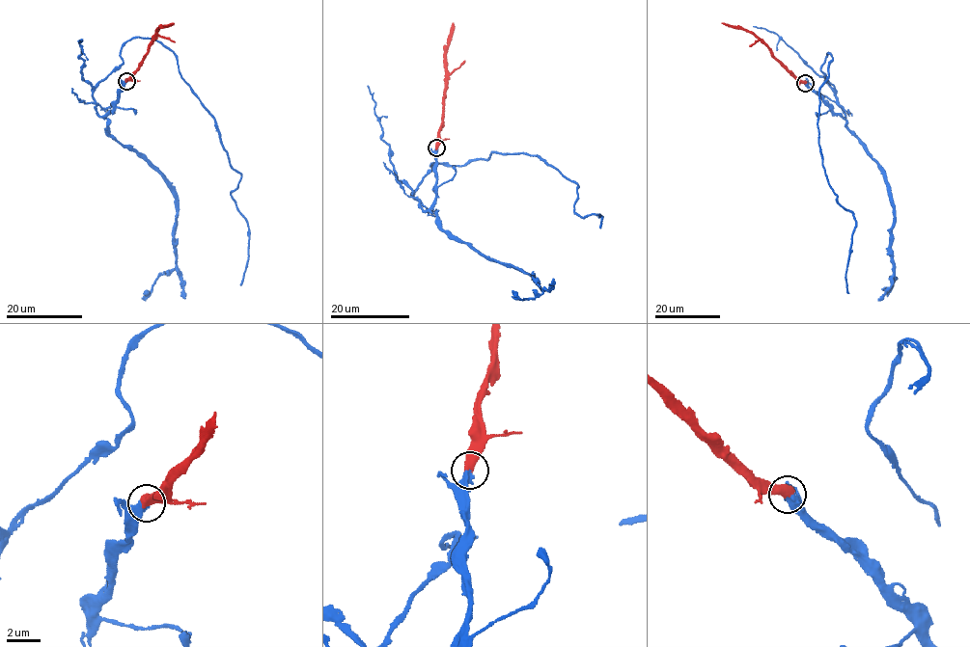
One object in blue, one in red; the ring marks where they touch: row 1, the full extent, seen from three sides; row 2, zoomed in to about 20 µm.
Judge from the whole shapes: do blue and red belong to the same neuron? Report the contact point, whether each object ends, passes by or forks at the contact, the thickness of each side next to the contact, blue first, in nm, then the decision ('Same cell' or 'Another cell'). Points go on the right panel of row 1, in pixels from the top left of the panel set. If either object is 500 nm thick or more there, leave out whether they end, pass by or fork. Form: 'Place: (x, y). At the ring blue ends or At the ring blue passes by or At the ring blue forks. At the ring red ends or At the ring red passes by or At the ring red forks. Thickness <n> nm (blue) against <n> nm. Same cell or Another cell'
Place: (805, 83). Thickness 440 nm (blue) against 600 nm. Same cell

